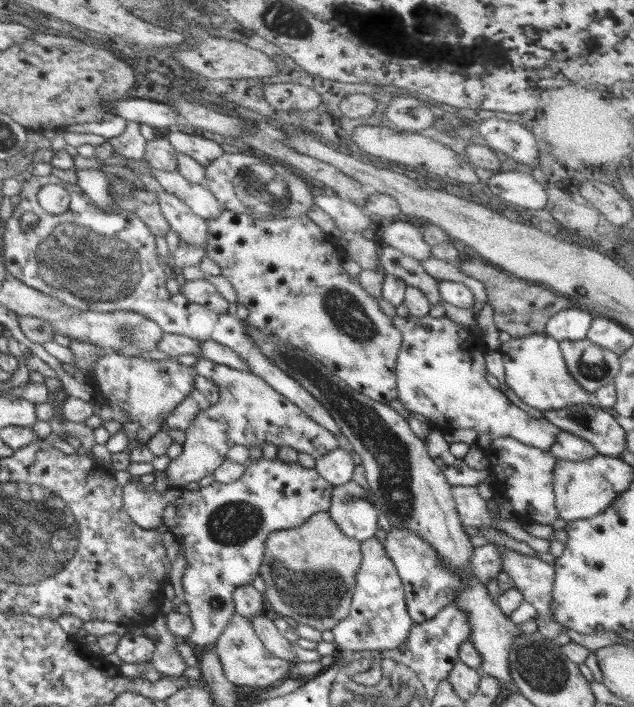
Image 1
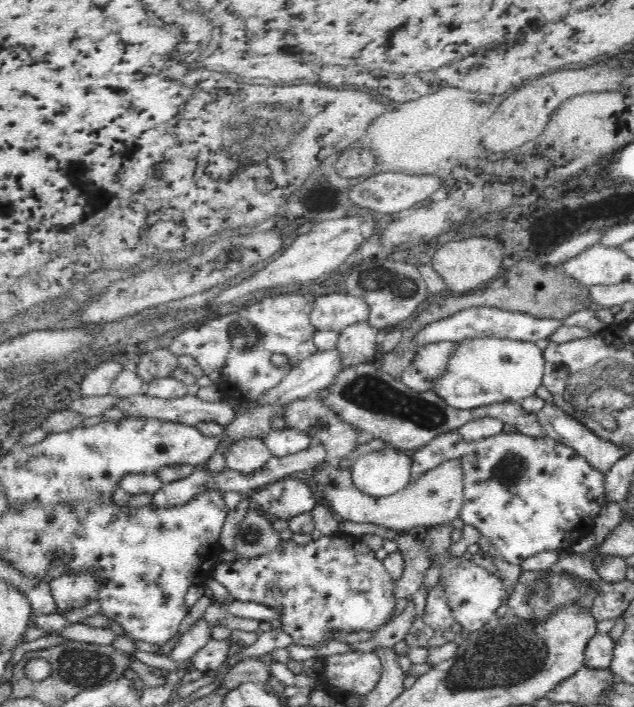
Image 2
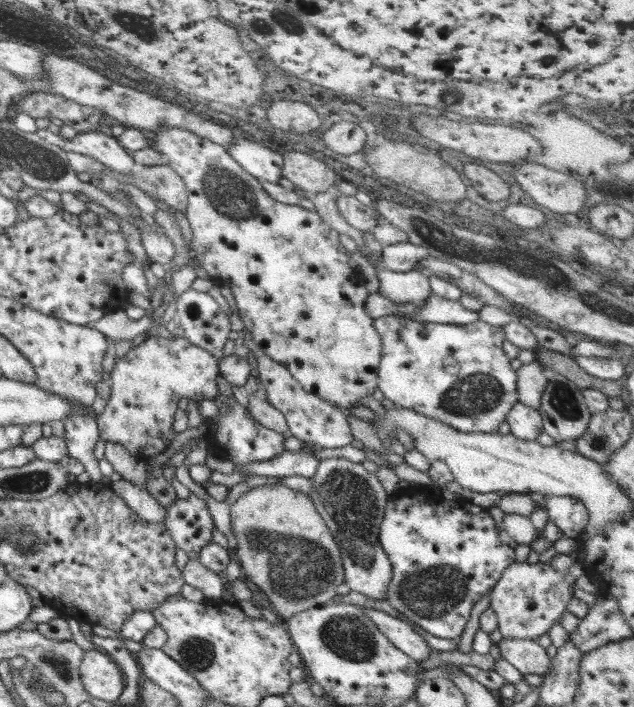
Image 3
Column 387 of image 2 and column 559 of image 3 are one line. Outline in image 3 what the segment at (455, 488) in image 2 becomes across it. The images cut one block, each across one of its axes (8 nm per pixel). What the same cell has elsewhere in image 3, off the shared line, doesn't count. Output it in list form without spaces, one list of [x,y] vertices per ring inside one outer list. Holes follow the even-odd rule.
[[[546,496],[545,501],[546,514],[562,530],[564,536],[578,538],[588,524],[588,508],[572,496]]]

